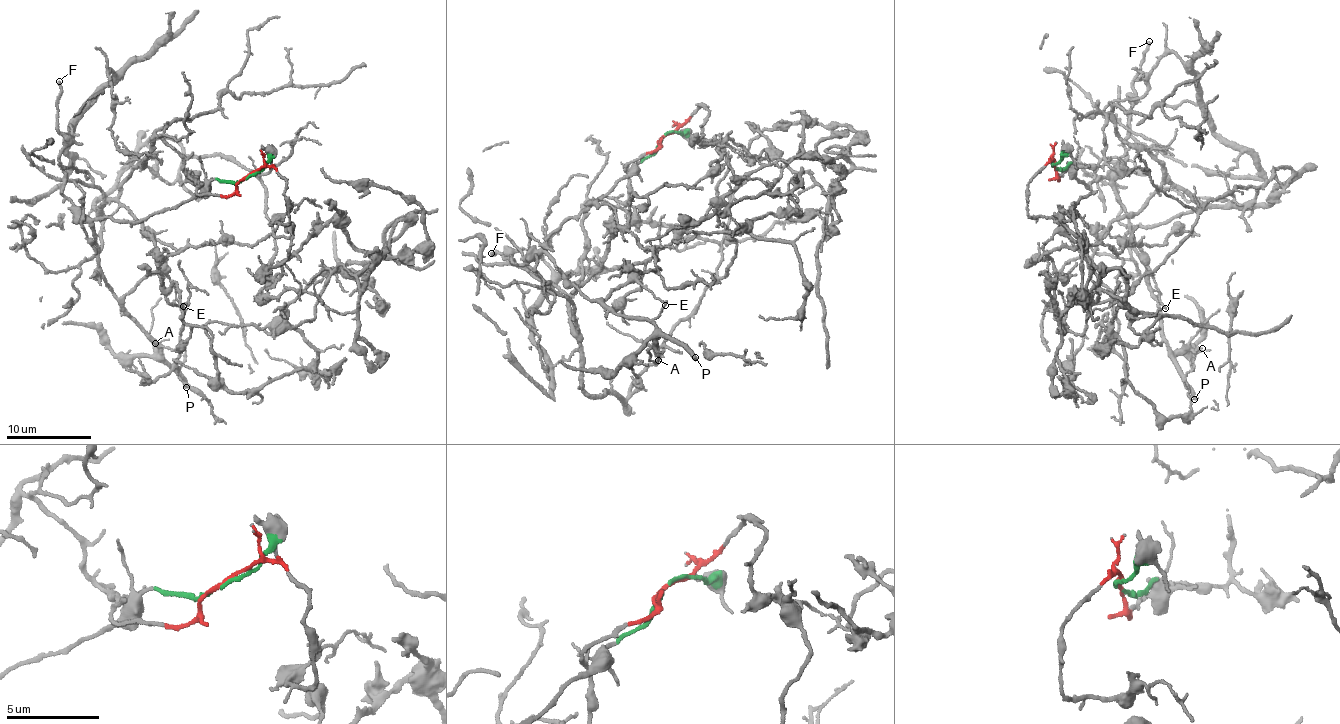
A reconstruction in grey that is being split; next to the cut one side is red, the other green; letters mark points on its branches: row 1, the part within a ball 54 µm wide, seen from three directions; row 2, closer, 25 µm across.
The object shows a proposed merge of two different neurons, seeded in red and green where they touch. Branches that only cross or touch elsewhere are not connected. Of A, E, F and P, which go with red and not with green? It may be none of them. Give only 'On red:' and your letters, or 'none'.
On red: none

